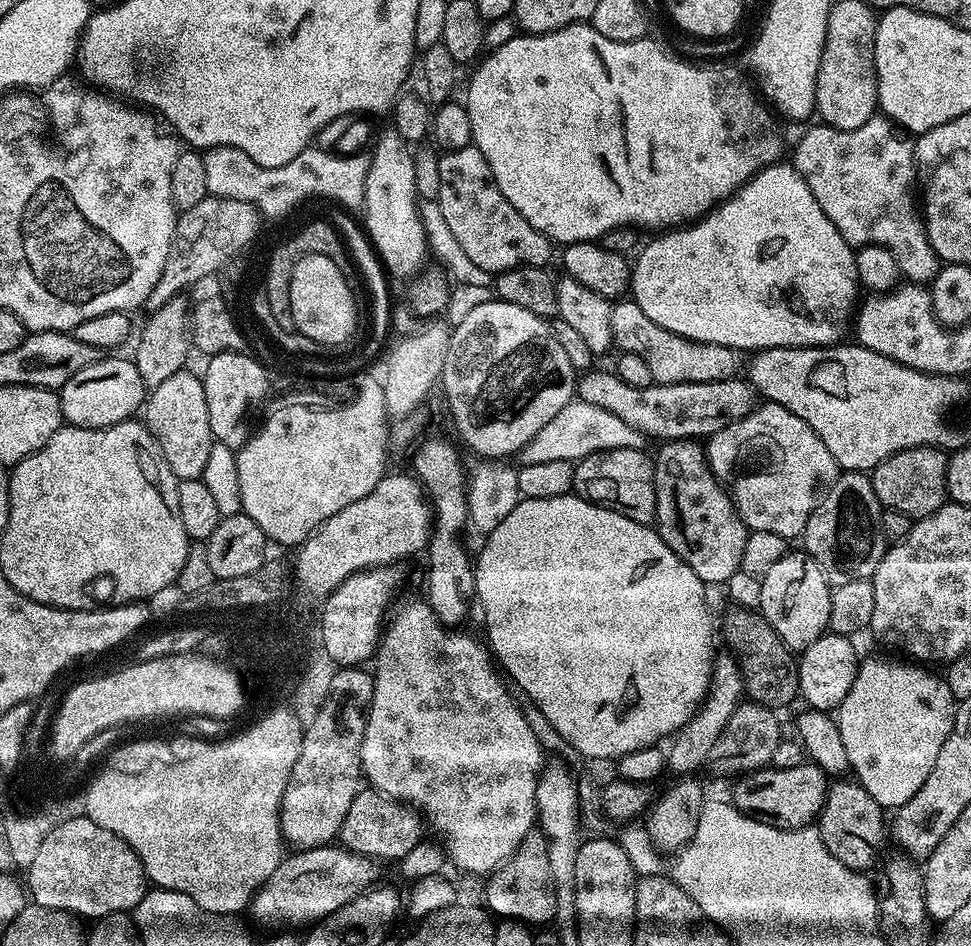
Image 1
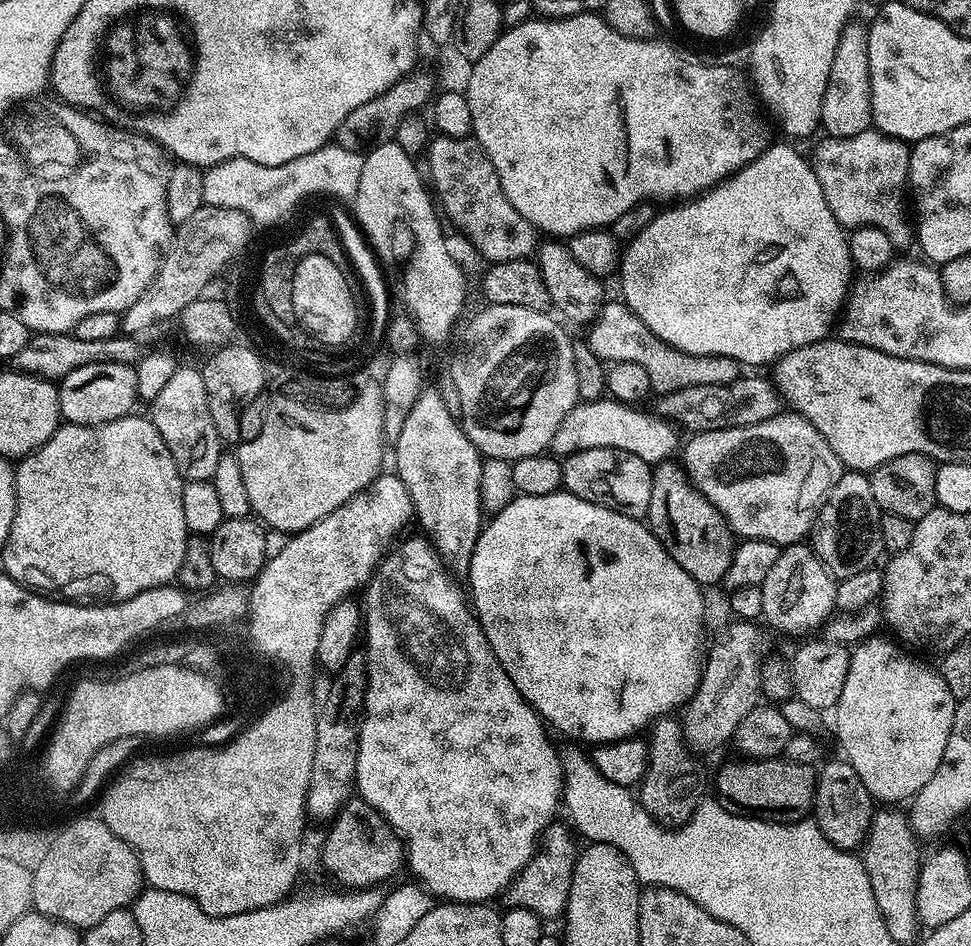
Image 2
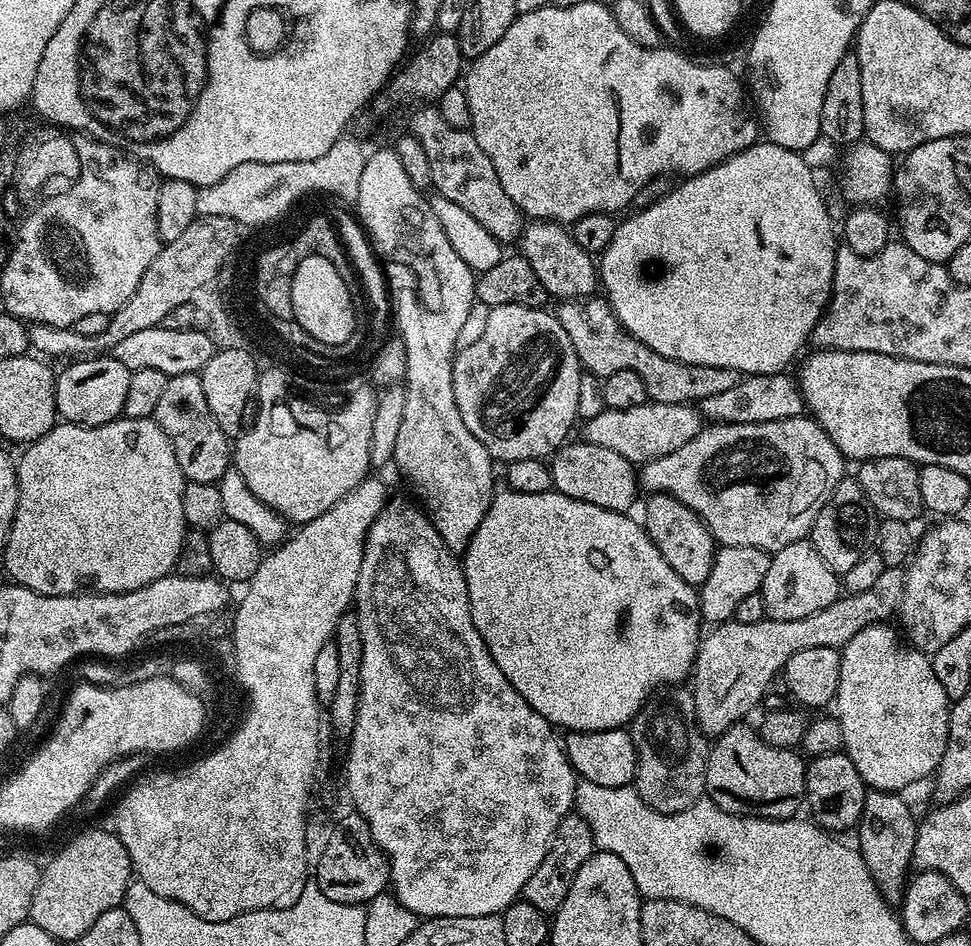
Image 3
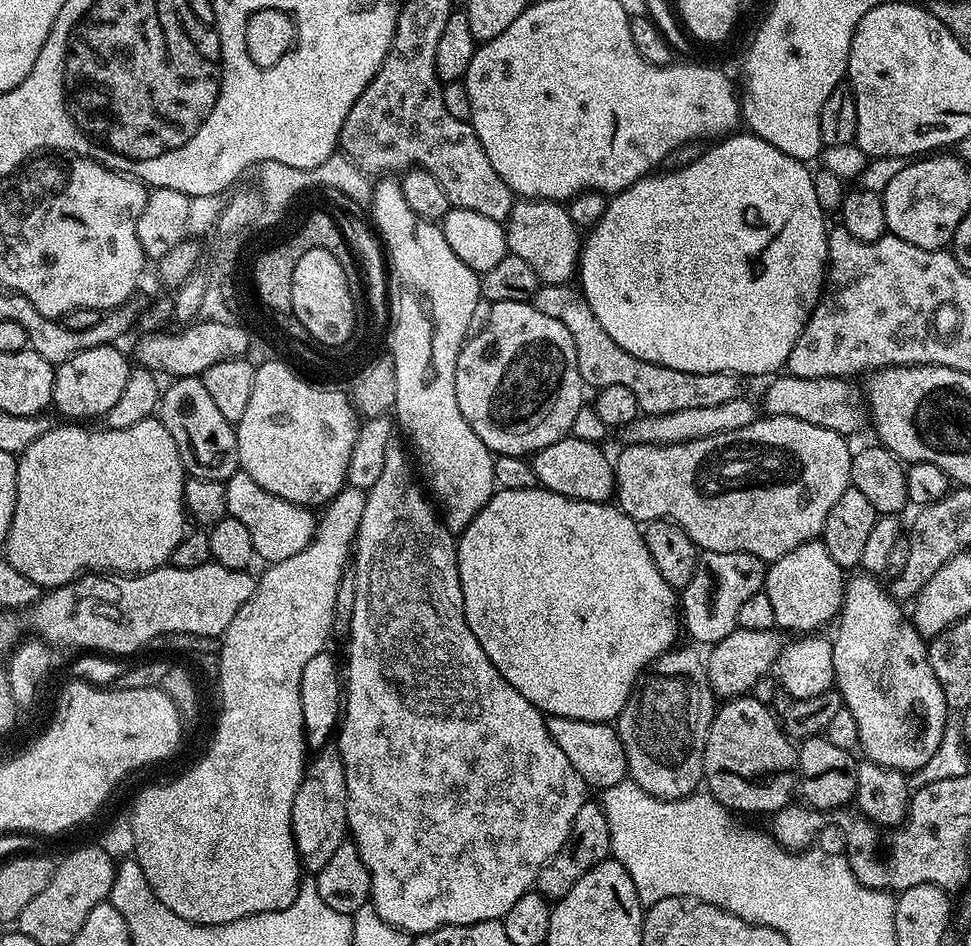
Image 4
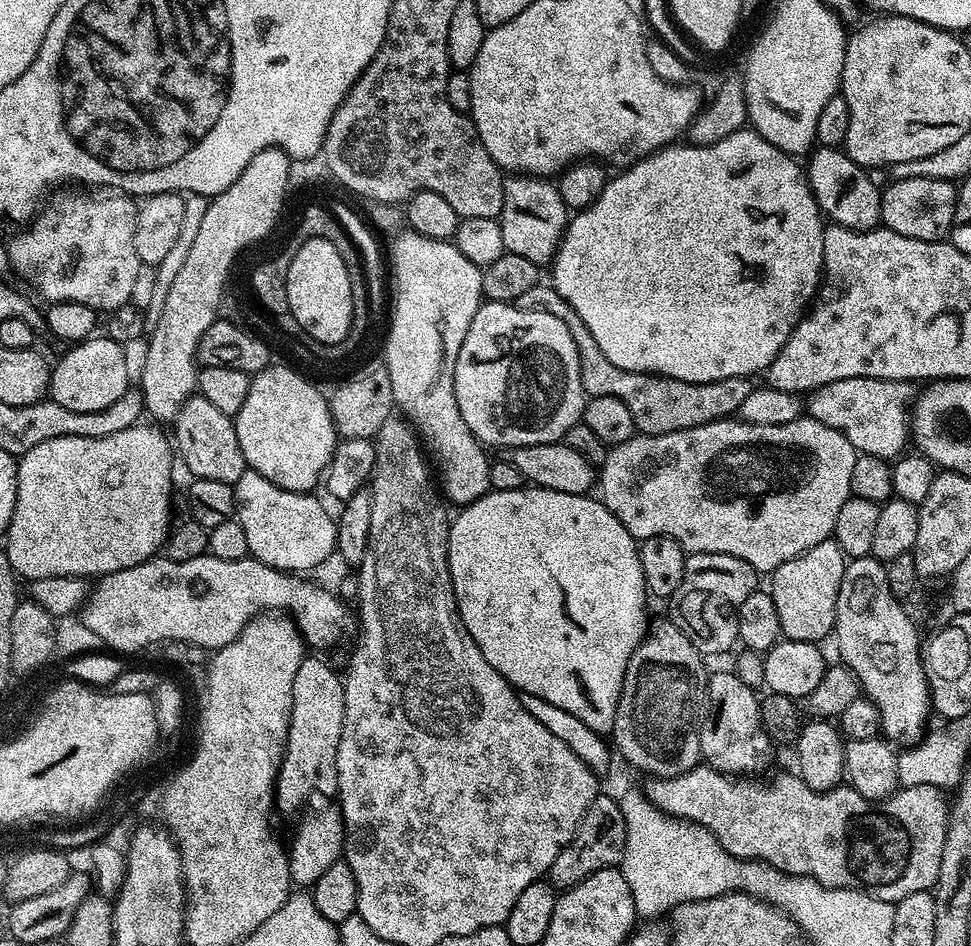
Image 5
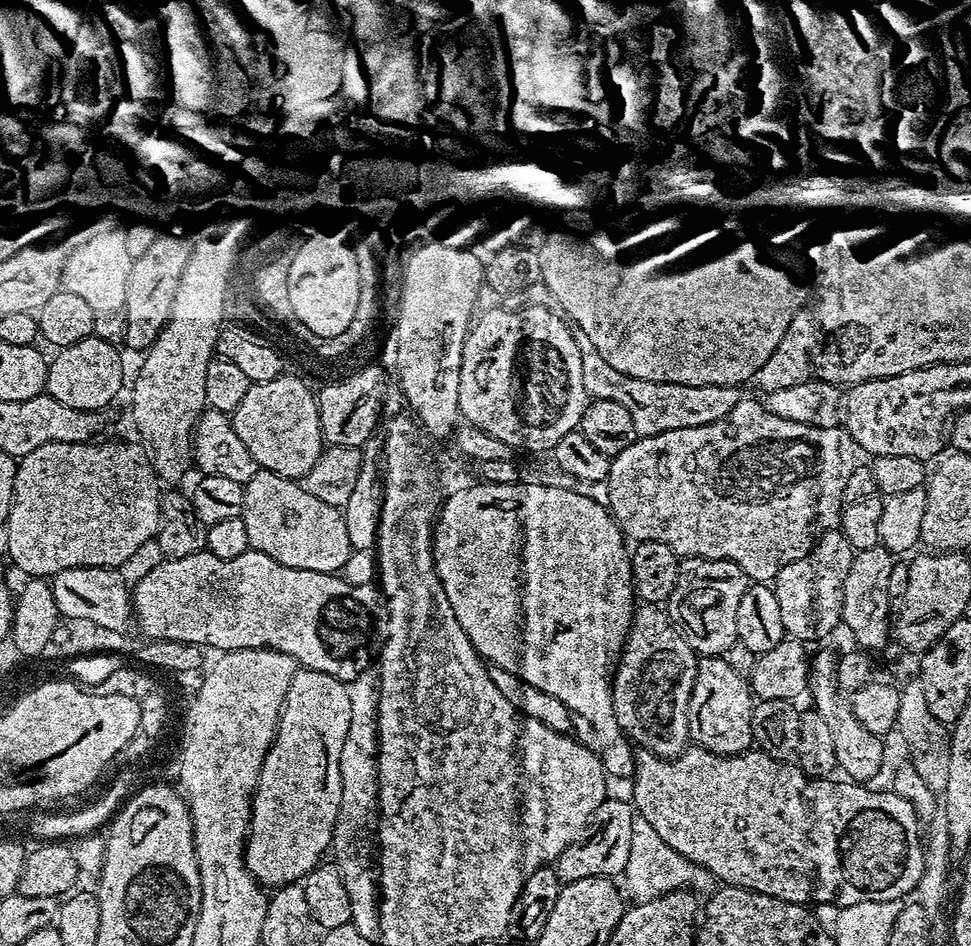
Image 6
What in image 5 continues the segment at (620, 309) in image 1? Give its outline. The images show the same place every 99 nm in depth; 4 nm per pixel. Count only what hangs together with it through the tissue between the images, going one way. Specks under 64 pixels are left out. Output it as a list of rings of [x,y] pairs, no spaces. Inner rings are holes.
[[[551,283],[536,284],[514,303],[522,310],[539,310],[546,314],[554,314],[554,318],[564,323],[566,330],[570,330],[570,338],[574,338],[574,346],[578,350],[585,397],[609,396],[626,402],[630,415],[634,417],[636,431],[641,436],[670,434],[674,430],[686,430],[715,420],[735,417],[742,402],[746,402],[746,398],[752,393],[754,384],[747,376],[722,378],[714,382],[682,382],[678,378],[658,376],[655,372],[627,372],[614,366],[614,362],[610,362],[610,358],[606,358],[606,354],[598,350],[594,334],[586,330],[582,318],[578,318],[576,311],[557,294]]]

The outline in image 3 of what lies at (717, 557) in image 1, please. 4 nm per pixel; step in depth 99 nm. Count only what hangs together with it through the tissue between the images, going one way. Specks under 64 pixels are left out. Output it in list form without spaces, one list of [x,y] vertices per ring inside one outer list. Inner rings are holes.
[[[657,492],[647,497],[648,505],[644,508],[642,523],[644,531],[658,546],[662,558],[670,562],[670,567],[678,578],[682,578],[687,584],[699,586],[710,578],[710,568],[714,566],[717,543],[712,537],[712,531],[704,524],[704,520],[690,506],[686,506],[666,492]]]

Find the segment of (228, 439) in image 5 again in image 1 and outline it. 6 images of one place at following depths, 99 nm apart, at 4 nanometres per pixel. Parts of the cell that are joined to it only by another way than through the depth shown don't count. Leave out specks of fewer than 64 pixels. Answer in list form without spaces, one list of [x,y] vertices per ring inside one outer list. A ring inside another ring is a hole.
[[[189,370],[170,374],[166,382],[147,393],[142,405],[142,423],[156,439],[164,461],[176,475],[177,481],[199,480],[206,468],[206,458],[213,446],[210,413],[206,410],[206,390],[203,379]]]

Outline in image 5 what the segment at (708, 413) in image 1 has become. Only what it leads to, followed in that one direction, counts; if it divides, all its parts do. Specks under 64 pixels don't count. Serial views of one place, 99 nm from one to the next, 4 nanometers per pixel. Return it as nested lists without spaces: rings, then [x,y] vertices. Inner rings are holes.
[[[842,378],[815,389],[807,397],[806,412],[811,419],[841,432],[856,447],[857,453],[896,458],[910,444],[910,409],[914,404],[912,388],[907,380]]]

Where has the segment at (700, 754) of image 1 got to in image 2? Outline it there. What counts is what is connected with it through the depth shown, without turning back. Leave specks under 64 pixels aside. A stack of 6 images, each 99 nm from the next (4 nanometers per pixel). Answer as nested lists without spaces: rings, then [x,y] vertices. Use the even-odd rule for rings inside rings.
[[[732,622],[717,634],[712,649],[710,644],[703,657],[696,693],[682,712],[684,739],[693,753],[720,748],[727,740],[729,743],[736,735],[738,722],[758,707],[762,660],[756,657],[756,632],[752,628],[748,622]]]

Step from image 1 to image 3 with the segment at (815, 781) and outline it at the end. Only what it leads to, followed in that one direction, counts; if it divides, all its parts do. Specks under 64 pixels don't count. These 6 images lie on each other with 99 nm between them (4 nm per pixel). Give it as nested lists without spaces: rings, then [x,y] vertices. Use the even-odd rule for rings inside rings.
[[[748,722],[730,726],[711,741],[704,786],[707,795],[722,810],[735,816],[761,816],[764,820],[795,817],[805,799],[806,760],[799,751],[770,746]]]

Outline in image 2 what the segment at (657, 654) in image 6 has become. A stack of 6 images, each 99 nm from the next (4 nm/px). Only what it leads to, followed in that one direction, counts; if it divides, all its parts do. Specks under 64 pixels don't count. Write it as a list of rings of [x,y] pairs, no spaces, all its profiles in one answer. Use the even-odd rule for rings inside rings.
[[[661,718],[651,725],[648,740],[648,769],[643,780],[638,785],[638,799],[640,805],[647,810],[657,824],[665,826],[679,826],[685,824],[692,817],[697,804],[702,799],[700,793],[700,768],[695,764],[693,753],[689,750],[684,739],[684,730],[679,719]]]

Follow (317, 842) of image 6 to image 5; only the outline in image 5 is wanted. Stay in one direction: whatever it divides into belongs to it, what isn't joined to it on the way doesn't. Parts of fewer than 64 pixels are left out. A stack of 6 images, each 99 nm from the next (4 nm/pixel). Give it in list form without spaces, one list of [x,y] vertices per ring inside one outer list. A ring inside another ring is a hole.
[[[312,654],[305,658],[298,666],[298,674],[294,674],[288,741],[284,747],[284,760],[280,763],[280,773],[276,775],[274,808],[277,813],[285,812],[288,816],[294,815],[297,811],[296,816],[317,793],[332,794],[336,792],[338,742],[342,738],[342,726],[344,725],[344,680],[341,673],[339,676],[326,661],[319,660],[316,656],[319,655]]]

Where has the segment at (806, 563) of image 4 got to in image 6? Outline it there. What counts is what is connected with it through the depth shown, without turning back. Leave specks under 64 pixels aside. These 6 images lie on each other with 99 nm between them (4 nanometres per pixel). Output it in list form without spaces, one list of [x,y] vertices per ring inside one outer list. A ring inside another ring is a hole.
[[[829,530],[798,562],[782,566],[774,581],[778,611],[782,613],[782,626],[793,640],[809,642],[828,636],[842,624],[842,590],[846,574],[850,574],[854,550],[839,530]]]

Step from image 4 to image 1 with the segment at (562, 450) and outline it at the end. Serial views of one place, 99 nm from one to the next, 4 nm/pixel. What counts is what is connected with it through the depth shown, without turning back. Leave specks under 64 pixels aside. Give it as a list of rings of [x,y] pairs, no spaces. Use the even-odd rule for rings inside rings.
[[[639,448],[602,450],[590,454],[575,465],[572,487],[581,500],[614,510],[639,524],[651,525],[656,518],[654,460]]]

